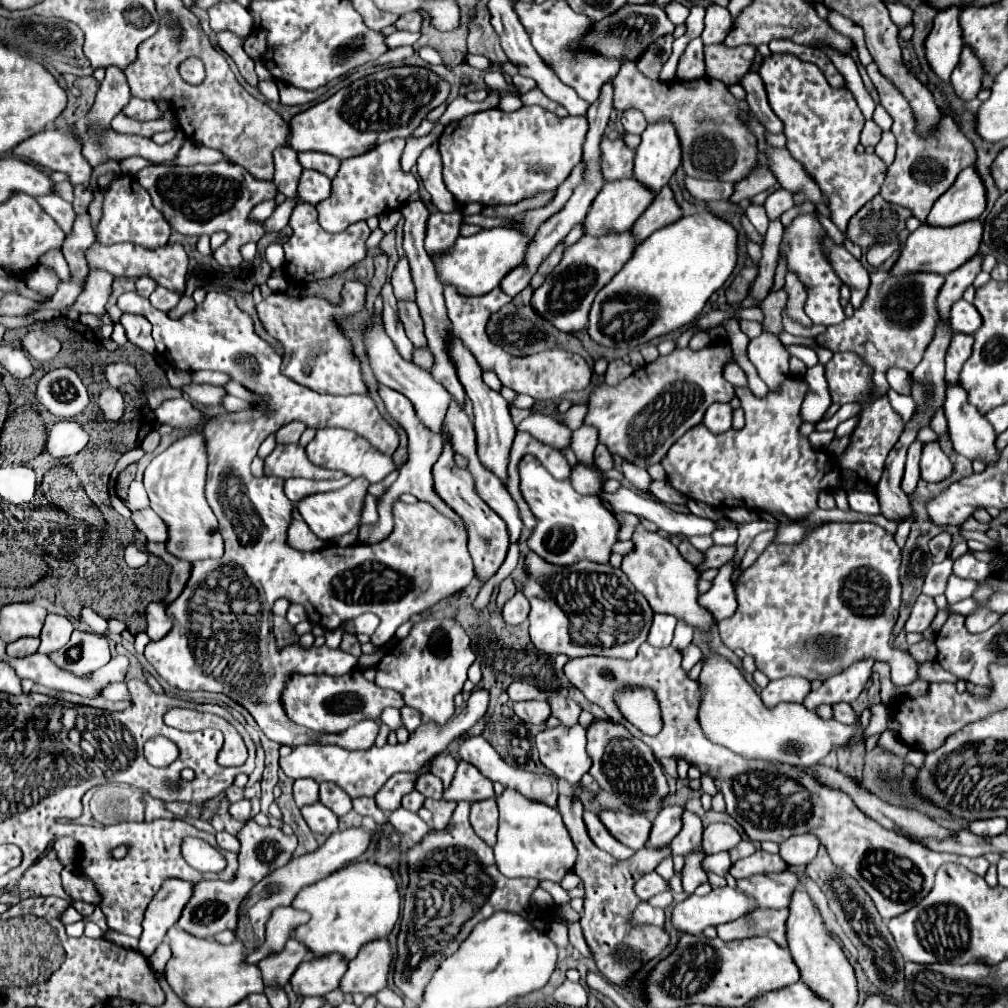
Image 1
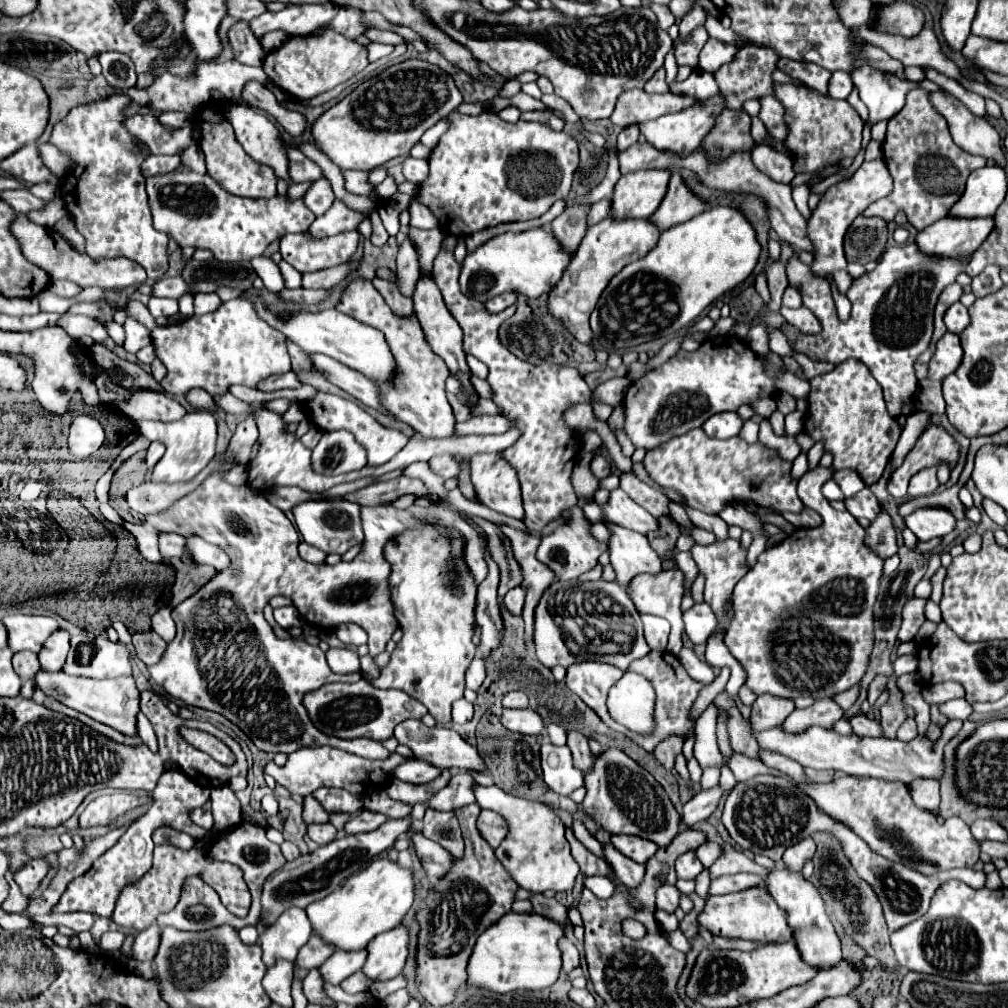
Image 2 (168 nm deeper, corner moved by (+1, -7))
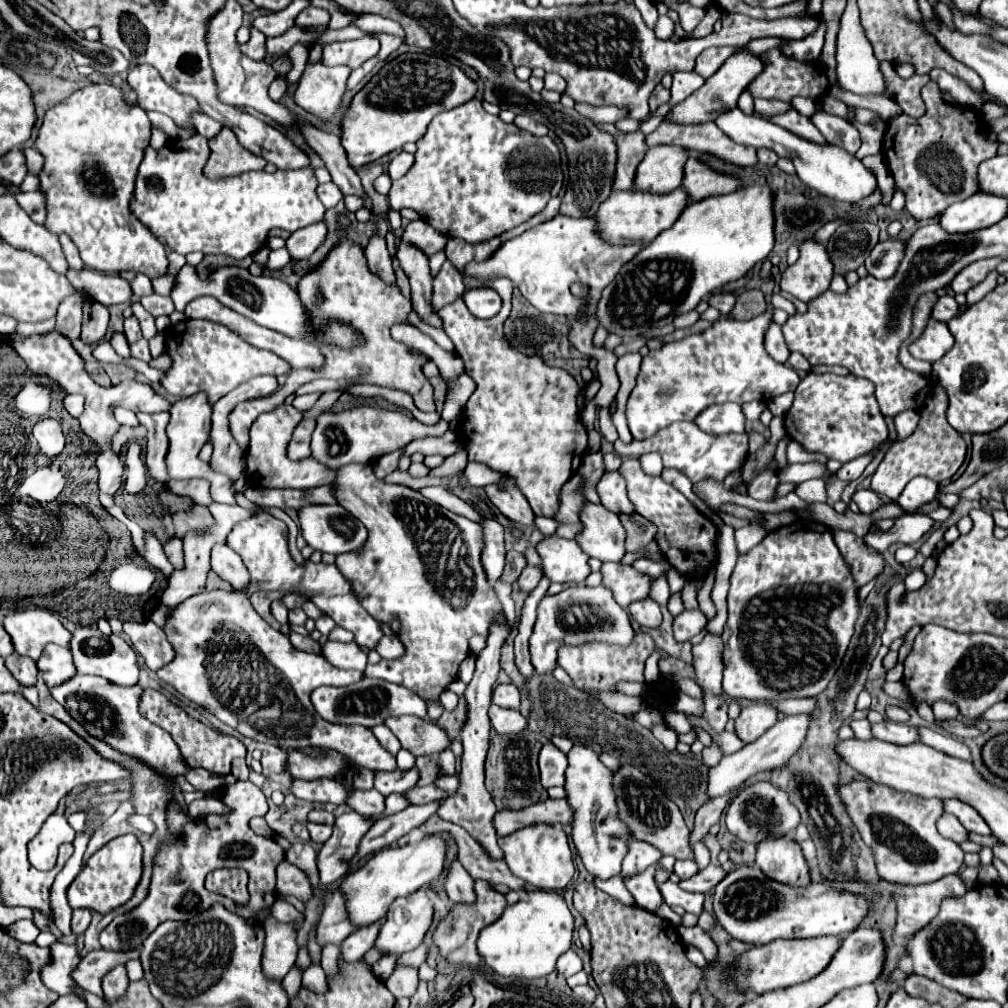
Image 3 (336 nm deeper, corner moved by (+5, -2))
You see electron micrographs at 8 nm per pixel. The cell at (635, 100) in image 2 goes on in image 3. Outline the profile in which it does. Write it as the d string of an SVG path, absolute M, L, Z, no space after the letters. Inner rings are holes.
M585 102L577 104L575 110L579 110L585 118L589 118L595 124L613 124L613 122L627 116L627 112L617 106L589 106Z

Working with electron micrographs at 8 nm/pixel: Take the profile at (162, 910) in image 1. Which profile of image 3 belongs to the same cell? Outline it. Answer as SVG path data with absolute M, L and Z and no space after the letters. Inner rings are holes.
M93 950L89 952L87 956L81 958L81 966L77 966L77 970L73 970L73 980L97 994L97 996L103 996L103 990L101 990L101 982L105 978L105 974L109 970L113 970L117 964L123 964L131 958L139 958L139 950L131 950L131 952L107 952L107 950Z

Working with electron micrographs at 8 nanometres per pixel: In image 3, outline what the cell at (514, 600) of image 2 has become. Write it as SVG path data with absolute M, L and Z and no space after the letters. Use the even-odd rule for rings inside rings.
M527 564L527 566L523 568L519 580L517 580L517 586L519 586L523 592L531 592L531 590L539 584L541 576L543 576L543 574L541 574L541 568Z

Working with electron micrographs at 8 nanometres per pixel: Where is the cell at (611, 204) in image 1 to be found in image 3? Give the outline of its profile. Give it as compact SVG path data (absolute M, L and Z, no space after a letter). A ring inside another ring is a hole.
M655 146L637 168L635 190L649 190L653 194L675 190L683 182L683 166L687 158L689 150L677 146Z

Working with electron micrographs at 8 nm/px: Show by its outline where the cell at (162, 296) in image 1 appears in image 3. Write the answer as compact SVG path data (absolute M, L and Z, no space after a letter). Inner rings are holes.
M151 294L151 296L143 296L141 300L139 300L141 304L143 304L143 308L149 312L149 314L153 314L155 318L157 316L169 316L169 314L173 314L173 300L169 298L169 296L159 296L159 294Z

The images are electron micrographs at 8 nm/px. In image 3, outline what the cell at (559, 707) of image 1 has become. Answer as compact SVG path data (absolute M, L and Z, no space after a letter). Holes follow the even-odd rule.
M573 746L569 752L569 768L565 772L565 798L573 808L571 838L585 870L599 880L609 880L621 874L621 862L629 850L631 834L629 830L625 830L625 822L621 822L617 814L613 772L603 766L593 750L585 746Z

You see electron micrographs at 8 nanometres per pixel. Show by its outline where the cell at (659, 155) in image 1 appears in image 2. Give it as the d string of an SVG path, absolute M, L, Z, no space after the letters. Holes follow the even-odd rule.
M715 95L715 97L711 97L711 99L705 99L705 101L697 103L697 105L693 105L693 107L689 107L689 109L681 111L681 113L663 115L663 117L659 117L659 119L645 121L645 123L641 123L639 127L641 127L641 133L645 135L645 139L647 139L653 147L657 147L659 151L669 151L669 153L675 153L675 155L685 157L685 155L691 155L691 153L699 147L701 139L709 133L709 129L713 127L715 117L717 117L723 109L725 109L725 101L721 99L721 95Z

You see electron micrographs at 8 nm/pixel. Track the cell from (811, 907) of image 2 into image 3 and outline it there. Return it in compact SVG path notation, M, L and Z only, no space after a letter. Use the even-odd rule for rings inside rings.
M767 838L757 846L757 862L755 862L765 876L789 884L789 886L807 886L811 882L809 878L809 866L803 858L801 846L789 838Z

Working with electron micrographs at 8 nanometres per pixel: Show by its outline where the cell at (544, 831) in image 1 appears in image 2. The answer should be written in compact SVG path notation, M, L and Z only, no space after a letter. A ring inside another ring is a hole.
M477 785L475 797L481 809L491 809L507 821L509 827L507 839L495 849L495 855L501 861L501 865L509 871L509 875L517 881L519 887L533 893L541 893L547 889L569 891L575 885L579 865L571 855L569 841L565 839L565 825L549 805L513 797L495 785L491 787Z

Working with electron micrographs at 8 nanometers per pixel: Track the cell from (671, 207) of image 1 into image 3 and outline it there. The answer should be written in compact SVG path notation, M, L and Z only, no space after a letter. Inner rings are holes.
M689 158L681 186L693 198L693 202L697 202L715 194L729 194L741 186L741 180L709 168L699 158Z

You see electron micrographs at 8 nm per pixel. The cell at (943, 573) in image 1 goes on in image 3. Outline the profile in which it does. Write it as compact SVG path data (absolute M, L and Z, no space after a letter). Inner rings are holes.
M915 568L915 570L911 570L911 572L907 574L907 578L905 578L907 592L913 592L913 590L921 588L921 586L925 584L925 580L927 580L927 576L925 576L925 572L923 572L921 568Z

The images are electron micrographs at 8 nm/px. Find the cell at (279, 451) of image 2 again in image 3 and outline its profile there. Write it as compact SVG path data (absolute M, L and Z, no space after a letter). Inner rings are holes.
M277 406L271 412L259 414L259 418L253 422L249 430L249 446L245 454L245 466L247 466L247 480L251 486L265 486L265 488L315 488L329 484L333 480L333 470L327 466L321 466L317 460L307 458L301 462L291 462L285 454L287 444L293 436L293 428L301 422L303 414L295 410L293 406Z

